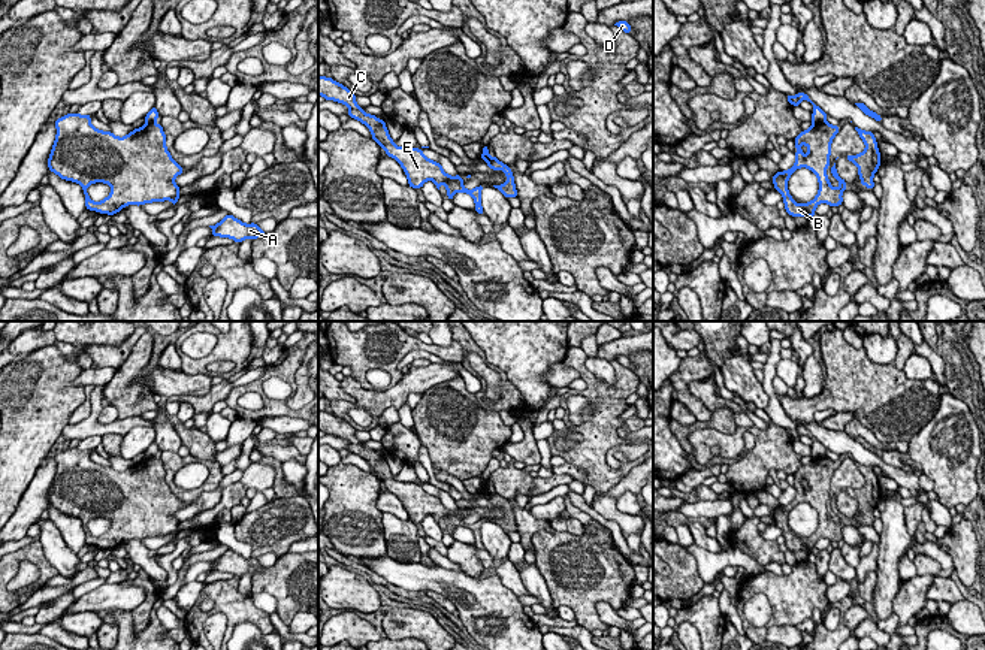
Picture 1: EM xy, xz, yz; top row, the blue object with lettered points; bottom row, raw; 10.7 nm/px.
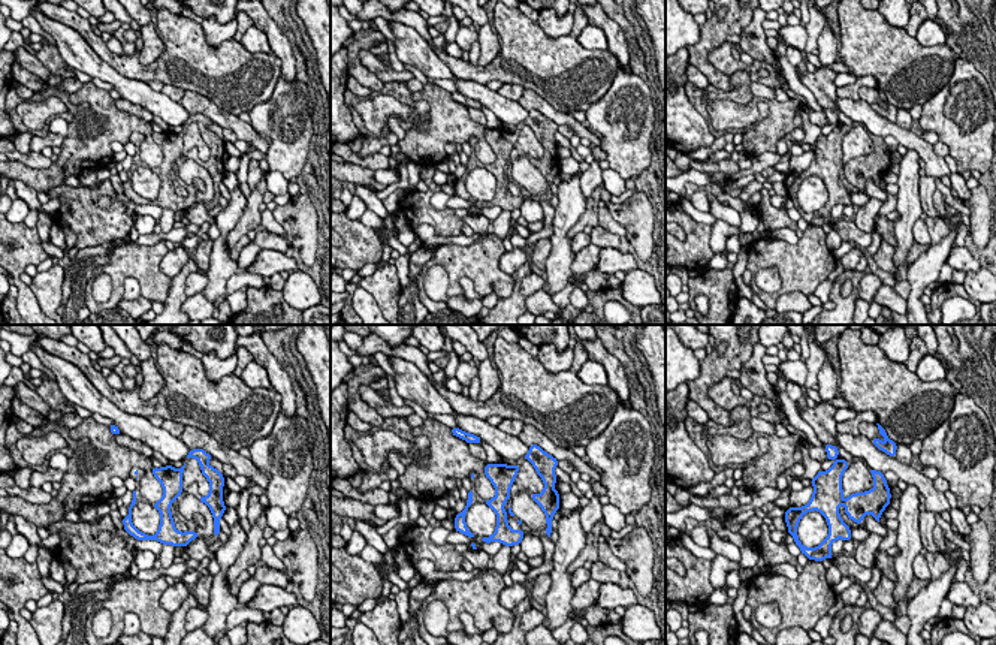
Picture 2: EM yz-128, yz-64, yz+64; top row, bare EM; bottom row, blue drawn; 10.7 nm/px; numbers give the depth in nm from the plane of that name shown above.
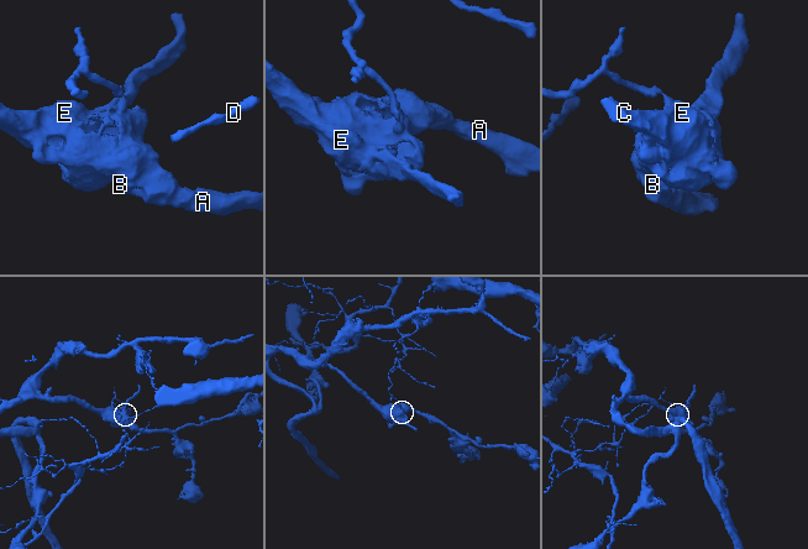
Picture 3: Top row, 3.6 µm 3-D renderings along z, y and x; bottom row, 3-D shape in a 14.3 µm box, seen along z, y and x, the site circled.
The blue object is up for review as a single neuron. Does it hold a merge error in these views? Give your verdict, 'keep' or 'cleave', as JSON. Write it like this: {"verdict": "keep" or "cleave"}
{"verdict": "cleave"}

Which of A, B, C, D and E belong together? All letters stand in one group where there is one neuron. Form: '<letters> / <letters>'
A B C E / D

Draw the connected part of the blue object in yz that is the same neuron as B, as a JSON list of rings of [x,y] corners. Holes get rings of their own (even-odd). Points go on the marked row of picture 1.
[[[825,121],[822,124],[813,124],[794,139],[797,148],[795,164],[785,172],[779,170],[774,173],[771,181],[774,188],[783,196],[785,209],[789,215],[815,217],[815,209],[819,203],[828,203],[830,206],[840,206],[843,203],[842,194],[846,190],[846,181],[839,176],[836,163],[830,163],[831,142],[839,130],[839,126],[831,126]],[[828,164],[831,166],[833,176],[840,184],[839,188],[834,188],[828,181]],[[800,167],[810,169],[819,182],[816,197],[804,205],[797,203],[788,191],[788,179]]]

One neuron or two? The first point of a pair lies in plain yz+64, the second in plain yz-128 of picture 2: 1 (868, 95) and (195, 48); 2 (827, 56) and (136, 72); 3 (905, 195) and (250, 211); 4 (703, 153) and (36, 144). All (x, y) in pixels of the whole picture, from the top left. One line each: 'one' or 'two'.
1: two
2: two
3: two
4: one

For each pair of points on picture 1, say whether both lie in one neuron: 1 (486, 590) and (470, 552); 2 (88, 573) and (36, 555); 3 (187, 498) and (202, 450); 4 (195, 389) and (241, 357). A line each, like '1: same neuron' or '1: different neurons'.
1: different neurons
2: different neurons
3: different neurons
4: different neurons

